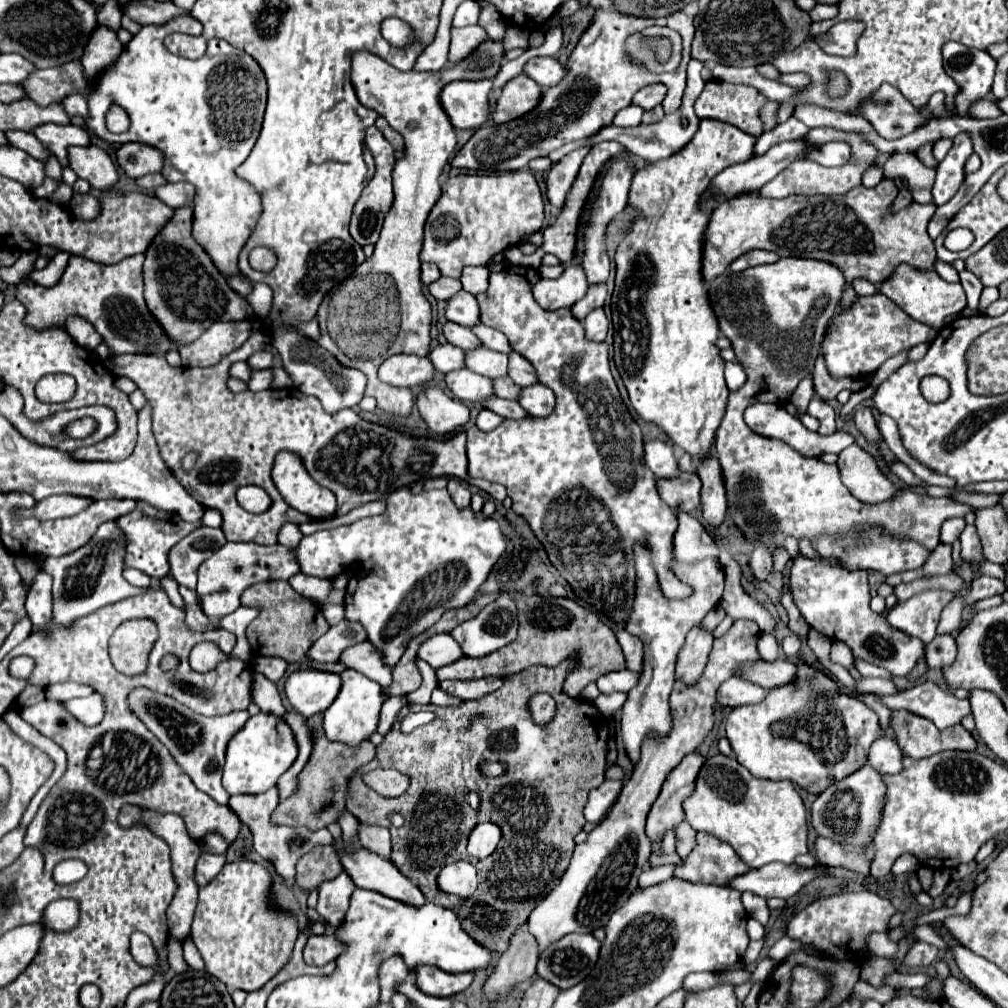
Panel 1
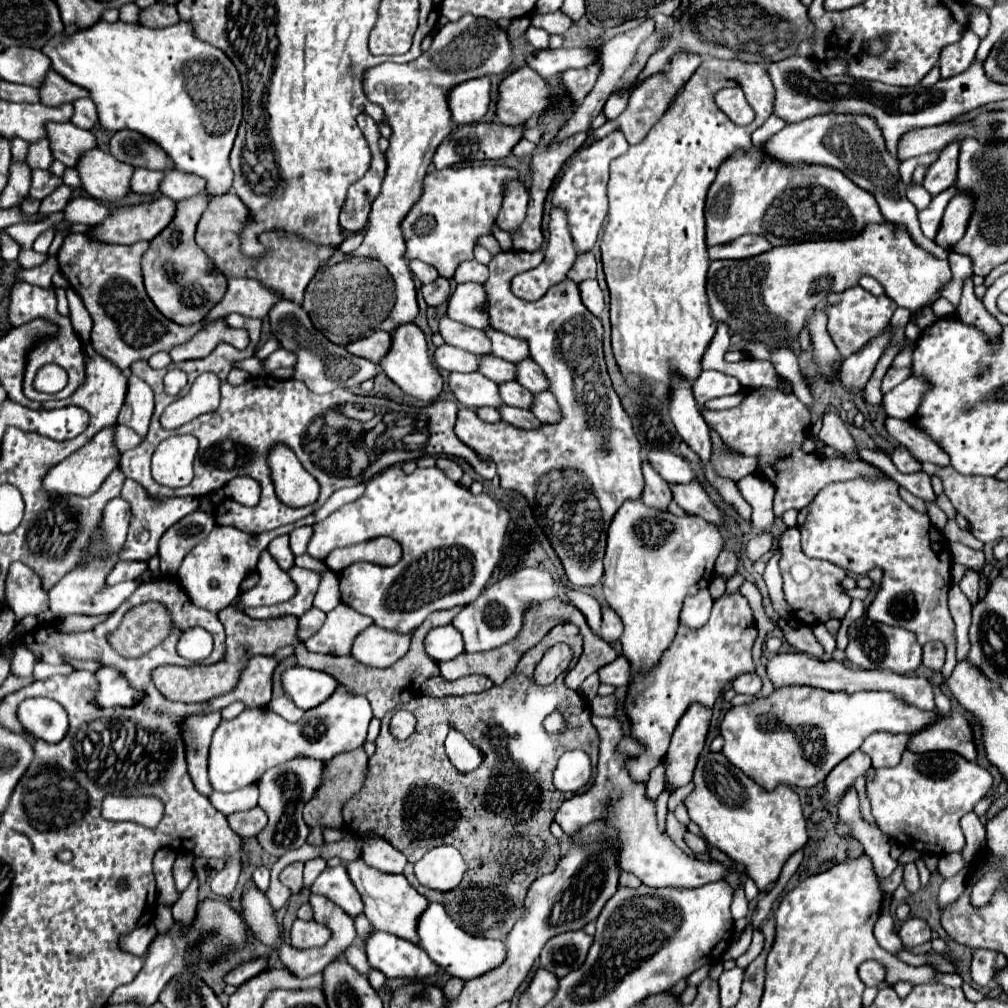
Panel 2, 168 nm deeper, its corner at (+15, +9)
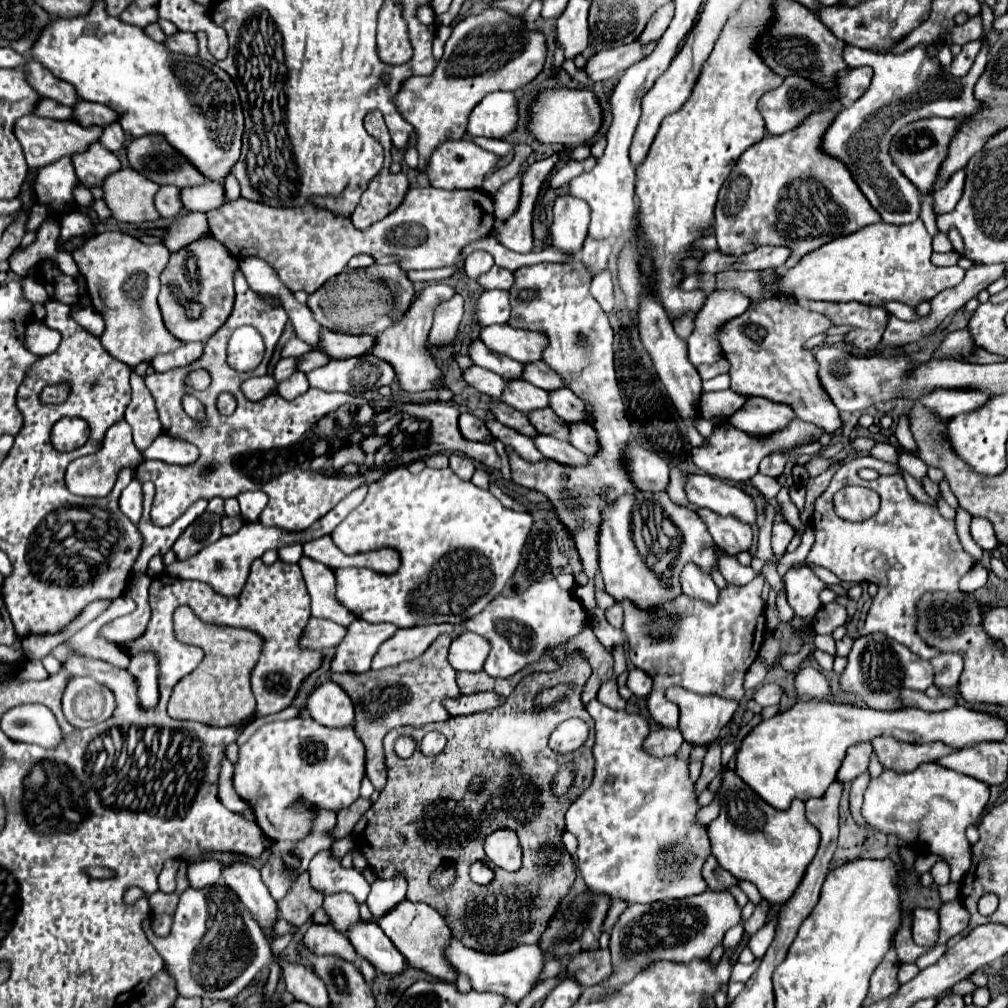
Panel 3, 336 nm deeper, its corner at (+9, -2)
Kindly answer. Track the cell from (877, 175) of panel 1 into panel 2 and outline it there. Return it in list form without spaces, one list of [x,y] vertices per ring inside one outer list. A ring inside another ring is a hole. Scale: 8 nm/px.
[[[820,114],[820,116],[812,116],[796,124],[786,124],[784,130],[780,130],[768,142],[764,142],[764,150],[772,158],[778,158],[784,162],[808,162],[808,164],[824,164],[830,168],[838,168],[854,184],[858,184],[860,188],[864,188],[876,198],[880,212],[886,220],[898,220],[900,224],[908,228],[916,244],[920,244],[922,248],[926,248],[928,252],[940,258],[948,258],[950,250],[940,248],[936,242],[924,238],[924,234],[920,232],[918,210],[906,198],[906,184],[902,182],[900,172],[898,172],[900,160],[888,152],[882,130],[876,124],[876,120],[872,120],[872,116],[868,114]]]

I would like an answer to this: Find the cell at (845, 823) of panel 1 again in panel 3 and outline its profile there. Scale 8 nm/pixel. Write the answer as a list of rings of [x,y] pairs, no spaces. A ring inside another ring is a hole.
[[[858,743],[854,747],[850,747],[840,771],[838,771],[838,777],[836,781],[840,781],[842,785],[846,783],[852,783],[858,775],[862,775],[868,765],[870,765],[870,759],[872,759],[872,745],[870,743]]]

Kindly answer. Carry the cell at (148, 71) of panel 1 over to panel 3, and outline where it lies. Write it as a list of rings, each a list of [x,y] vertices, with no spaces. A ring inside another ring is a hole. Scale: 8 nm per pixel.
[[[96,1],[84,17],[54,19],[32,47],[32,57],[48,67],[58,79],[74,85],[80,99],[96,101],[118,111],[118,123],[128,135],[164,135],[166,141],[210,181],[224,181],[240,157],[244,115],[230,75],[200,57],[172,53],[164,43],[146,37],[140,27],[110,17],[102,1]]]

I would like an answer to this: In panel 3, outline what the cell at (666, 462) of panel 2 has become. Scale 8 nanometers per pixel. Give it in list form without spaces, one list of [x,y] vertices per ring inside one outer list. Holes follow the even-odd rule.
[[[690,473],[686,475],[684,491],[688,501],[696,507],[708,507],[722,515],[734,515],[750,525],[756,521],[754,499],[738,485],[714,479],[710,475]]]

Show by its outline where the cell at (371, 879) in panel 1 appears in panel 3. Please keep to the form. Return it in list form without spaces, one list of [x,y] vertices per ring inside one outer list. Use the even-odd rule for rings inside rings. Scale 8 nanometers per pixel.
[[[404,899],[394,909],[390,909],[386,915],[382,915],[376,923],[392,939],[396,949],[406,957],[408,965],[422,969],[436,979],[450,981],[450,983],[456,981],[456,973],[448,965],[448,961],[444,957],[444,949],[442,949],[442,947],[446,947],[446,943],[450,939],[450,929],[434,907],[430,907],[426,903],[412,903],[412,901]]]

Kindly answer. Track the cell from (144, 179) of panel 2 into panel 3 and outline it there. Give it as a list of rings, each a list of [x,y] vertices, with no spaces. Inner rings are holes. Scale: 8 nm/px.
[[[160,187],[156,197],[154,197],[154,205],[158,209],[158,213],[162,217],[176,217],[182,211],[182,203],[178,199],[180,189],[178,187]]]

